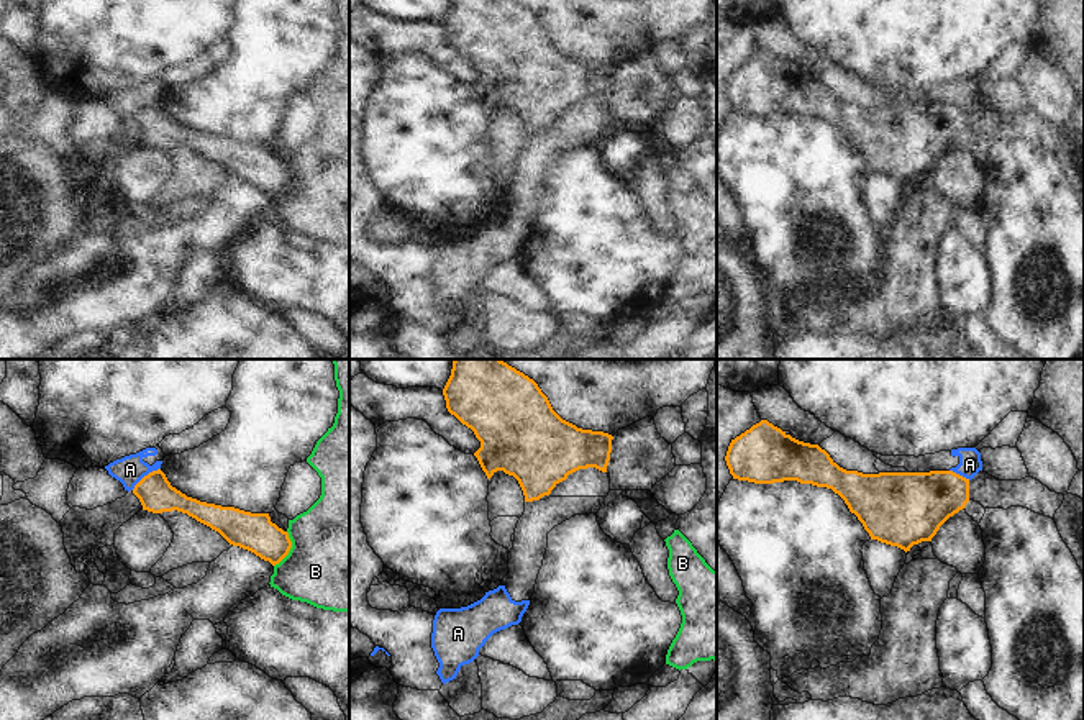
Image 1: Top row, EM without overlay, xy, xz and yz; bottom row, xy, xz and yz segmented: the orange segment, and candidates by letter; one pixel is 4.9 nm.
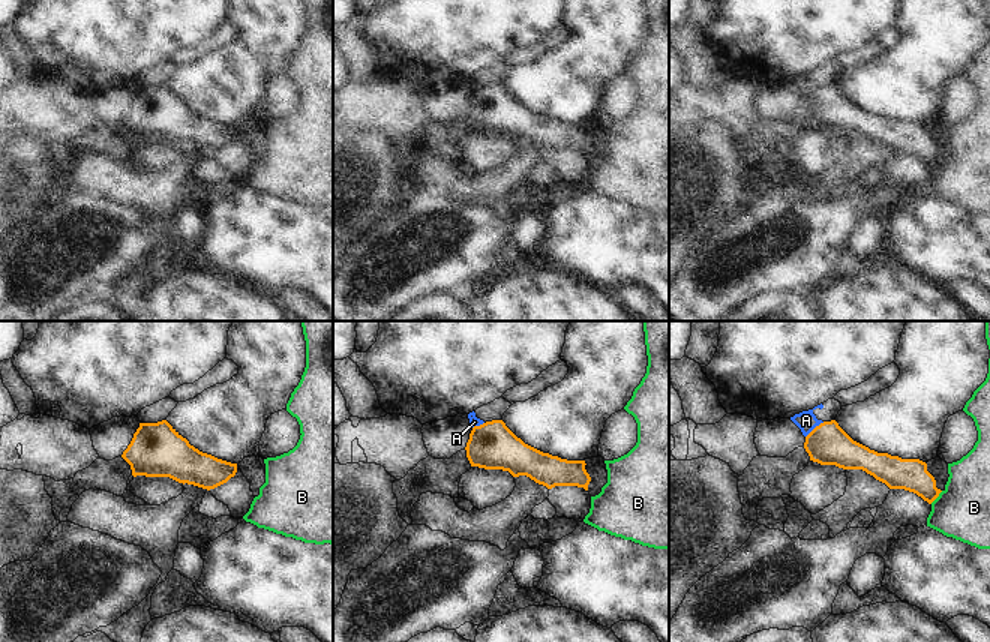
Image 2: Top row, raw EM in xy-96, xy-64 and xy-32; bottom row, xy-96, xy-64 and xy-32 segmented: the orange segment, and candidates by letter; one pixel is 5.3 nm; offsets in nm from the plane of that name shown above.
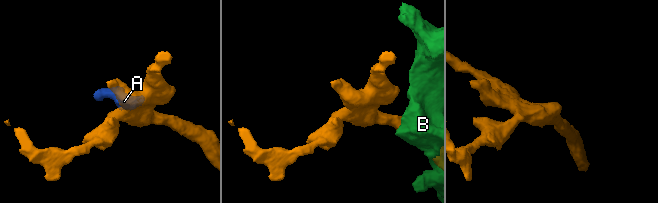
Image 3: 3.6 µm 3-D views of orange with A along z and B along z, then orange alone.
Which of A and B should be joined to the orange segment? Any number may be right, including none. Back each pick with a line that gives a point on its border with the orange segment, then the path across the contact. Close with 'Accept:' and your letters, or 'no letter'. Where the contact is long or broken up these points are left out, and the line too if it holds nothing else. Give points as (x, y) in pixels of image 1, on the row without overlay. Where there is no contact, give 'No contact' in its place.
Accept: no letter.

